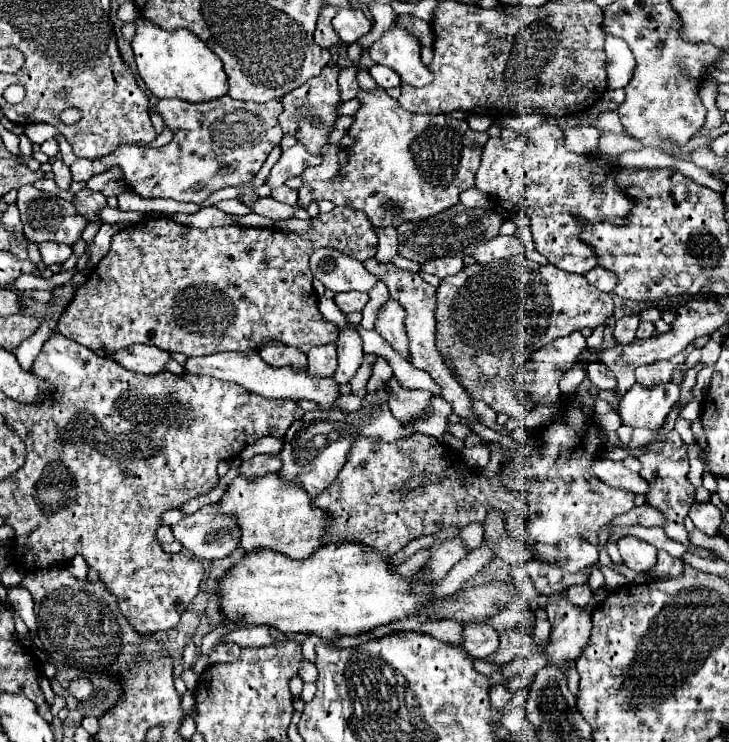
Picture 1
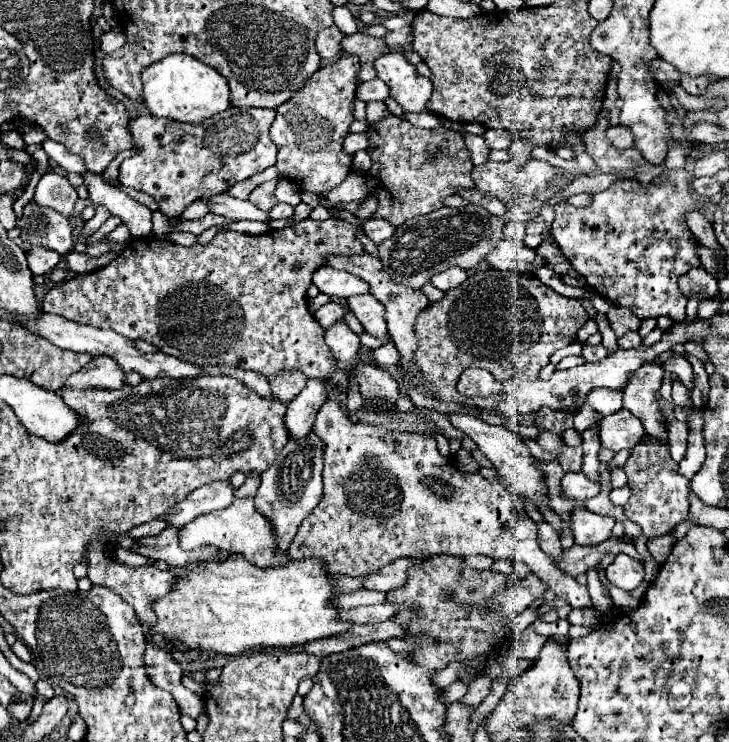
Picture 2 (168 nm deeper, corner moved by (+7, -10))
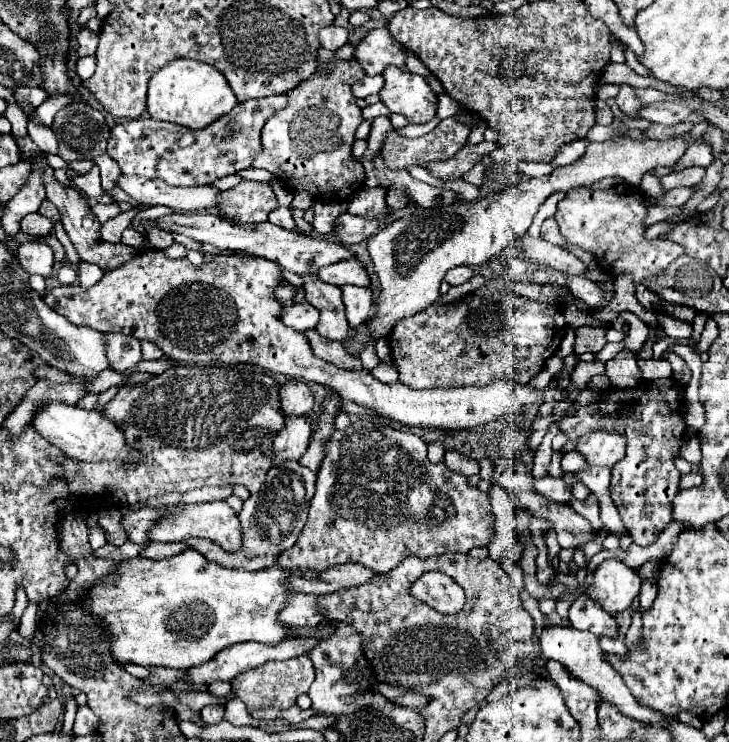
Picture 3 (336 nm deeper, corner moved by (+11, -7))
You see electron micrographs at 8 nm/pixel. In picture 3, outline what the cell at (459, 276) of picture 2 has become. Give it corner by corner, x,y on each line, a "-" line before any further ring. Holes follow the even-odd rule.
453,267
453,269
445,275
445,281
447,281
449,285
463,285
463,283
467,283
471,277
473,277
473,269
471,269
471,267

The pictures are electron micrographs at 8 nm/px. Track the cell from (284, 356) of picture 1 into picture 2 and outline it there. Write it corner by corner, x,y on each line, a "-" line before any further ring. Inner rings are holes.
277,372
275,378
267,378
267,380
273,396
283,402
289,402
293,400
293,396
297,396
297,392
301,392
307,376
301,376
301,372

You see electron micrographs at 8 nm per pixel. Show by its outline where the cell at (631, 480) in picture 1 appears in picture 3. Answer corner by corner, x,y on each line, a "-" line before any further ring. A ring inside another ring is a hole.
553,477
535,479
533,489
537,489
537,493
541,493
553,503
567,503
571,499
571,489
565,487
563,479
553,479

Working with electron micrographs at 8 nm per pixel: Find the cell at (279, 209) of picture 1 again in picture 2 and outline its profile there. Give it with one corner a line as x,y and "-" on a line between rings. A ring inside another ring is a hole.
219,194
209,198
211,212
227,216
231,220
259,220
259,222
269,222
269,214
259,210
255,204
249,200
237,200
231,198
229,194

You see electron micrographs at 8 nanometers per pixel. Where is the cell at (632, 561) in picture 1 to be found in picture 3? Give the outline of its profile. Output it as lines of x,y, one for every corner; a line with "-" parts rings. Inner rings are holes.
607,559
595,569
595,581
587,597
597,601
609,615
617,615
631,605
639,595
639,589
641,577
635,569
619,559

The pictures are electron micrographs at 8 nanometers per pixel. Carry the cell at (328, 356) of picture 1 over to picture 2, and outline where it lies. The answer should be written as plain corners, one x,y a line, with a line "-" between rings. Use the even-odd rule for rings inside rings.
307,380
305,388
287,404
285,424
291,436
307,436
321,404
327,400
325,380

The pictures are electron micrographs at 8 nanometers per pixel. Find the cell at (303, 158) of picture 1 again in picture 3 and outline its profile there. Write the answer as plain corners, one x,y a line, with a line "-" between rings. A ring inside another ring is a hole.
241,181
229,191
221,191
225,197
225,205
217,205
225,219
245,225
245,229
253,229
257,223
265,223
269,213
279,207
277,197
269,183
257,181

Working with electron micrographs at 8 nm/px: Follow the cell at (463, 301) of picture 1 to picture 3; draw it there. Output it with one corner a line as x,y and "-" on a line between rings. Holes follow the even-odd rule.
487,277
487,283
473,291
461,305
431,305
421,313
399,321
389,335
389,349
393,363
399,371
399,381
411,389
435,389
435,387
465,387
465,385
489,385
497,379
513,381
515,385
529,385
528,381
537,375
545,359
555,355
561,339
565,337
563,327
553,327
561,319
561,305
543,305
527,297
515,297
503,289
505,277

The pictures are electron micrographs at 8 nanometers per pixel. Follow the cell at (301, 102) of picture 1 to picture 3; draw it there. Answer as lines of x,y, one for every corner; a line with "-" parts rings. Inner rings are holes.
357,61
337,63
337,67
333,67
333,73
329,77
321,77
319,73
315,73
313,77
309,77
301,85
297,85
293,91
289,91
287,93
289,105
265,121
265,127
261,133
263,151
253,159
253,167
267,169
287,189
309,191
315,199
337,199
337,201
351,199
349,195
355,195
355,191
359,191
359,187
365,181
365,169
353,157
355,131
357,131
359,123
363,121
363,115
355,103
351,85
361,77
365,77
365,71
361,69
361,65

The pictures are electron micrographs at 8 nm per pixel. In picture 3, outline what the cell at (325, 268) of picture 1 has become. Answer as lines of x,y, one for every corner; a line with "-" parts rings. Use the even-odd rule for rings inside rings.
337,261
337,263
321,269
319,275
325,283
337,285
337,287
343,287
343,285
369,287
371,285
369,271
361,261

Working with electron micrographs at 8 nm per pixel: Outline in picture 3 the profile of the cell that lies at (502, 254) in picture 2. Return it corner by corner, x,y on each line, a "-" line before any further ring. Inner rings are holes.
521,237
519,241
521,241
519,245
521,253
535,265
549,265
557,271
571,273
571,275
585,275
589,269
583,261
579,261
573,253
565,251
563,247
533,237

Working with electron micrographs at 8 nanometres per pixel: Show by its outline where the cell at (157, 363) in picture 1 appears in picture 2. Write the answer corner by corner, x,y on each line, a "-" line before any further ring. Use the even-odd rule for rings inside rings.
97,356
75,376
71,376
67,384
69,388
121,388
125,384
125,374
117,368
117,360

